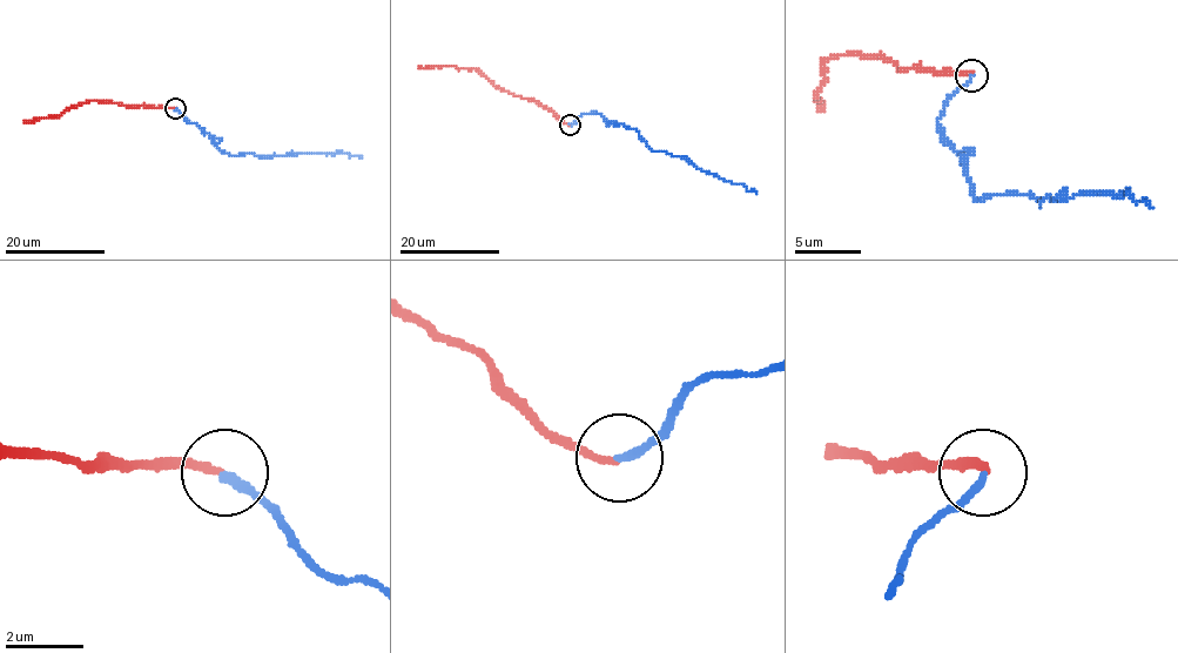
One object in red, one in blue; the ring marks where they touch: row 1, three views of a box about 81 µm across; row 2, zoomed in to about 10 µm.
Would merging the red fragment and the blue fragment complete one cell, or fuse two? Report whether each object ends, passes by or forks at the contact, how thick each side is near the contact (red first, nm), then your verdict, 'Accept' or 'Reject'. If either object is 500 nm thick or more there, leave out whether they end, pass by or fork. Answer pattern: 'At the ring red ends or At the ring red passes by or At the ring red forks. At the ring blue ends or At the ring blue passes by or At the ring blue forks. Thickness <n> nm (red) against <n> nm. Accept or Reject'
At the ring red ends. At the ring blue ends. Thickness 190 nm (red) against 200 nm. Accept

